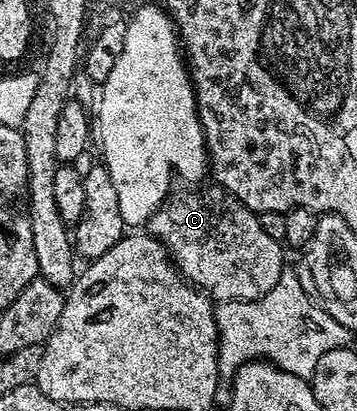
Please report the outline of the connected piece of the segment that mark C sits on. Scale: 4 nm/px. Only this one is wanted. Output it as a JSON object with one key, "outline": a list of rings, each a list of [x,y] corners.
{"outline":[[[212,188],[201,189],[198,193],[174,192],[166,197],[164,203],[149,217],[148,232],[164,245],[177,267],[177,272],[190,285],[200,289],[206,297],[217,303],[254,301],[267,295],[267,291],[271,291],[271,287],[279,283],[279,275],[286,272],[286,250],[282,242],[271,239],[270,235],[263,231],[258,214],[252,213],[239,198],[226,189]]]}

